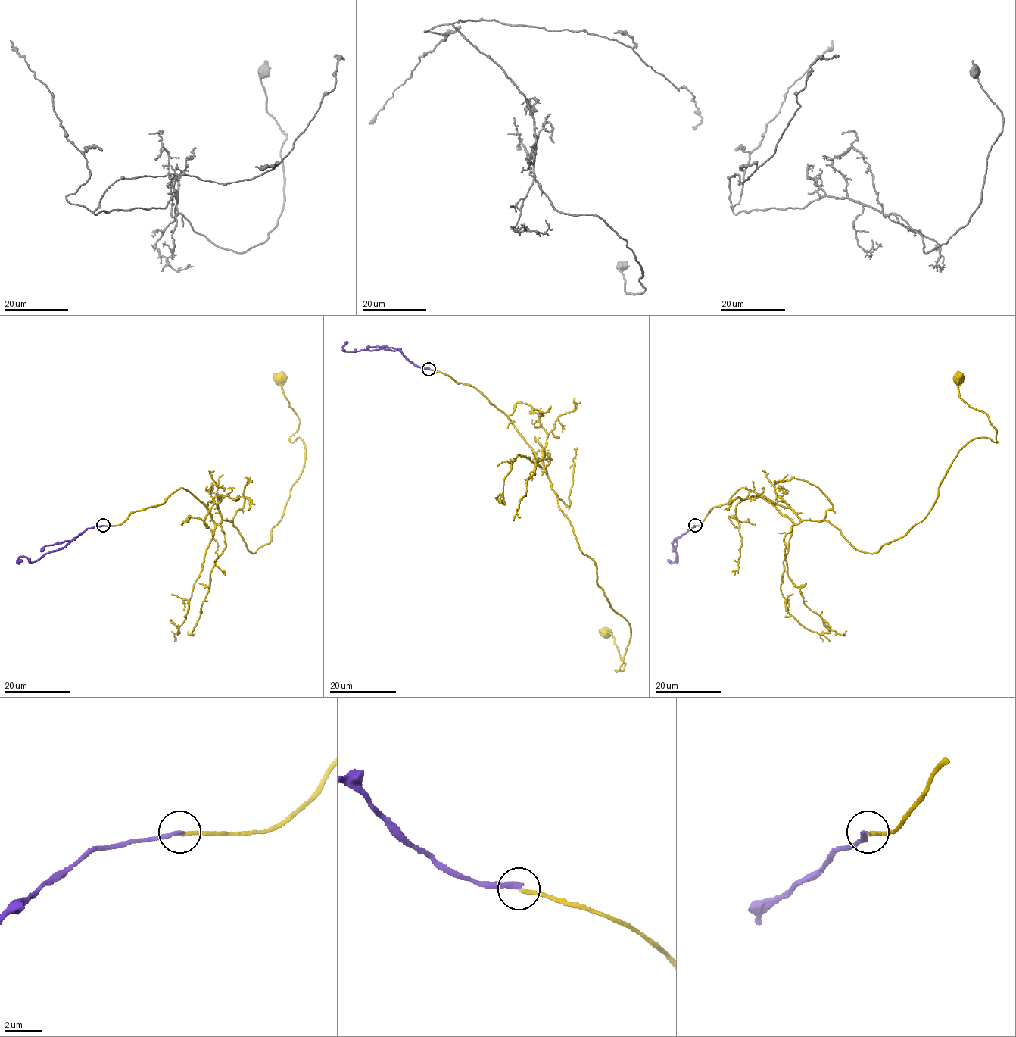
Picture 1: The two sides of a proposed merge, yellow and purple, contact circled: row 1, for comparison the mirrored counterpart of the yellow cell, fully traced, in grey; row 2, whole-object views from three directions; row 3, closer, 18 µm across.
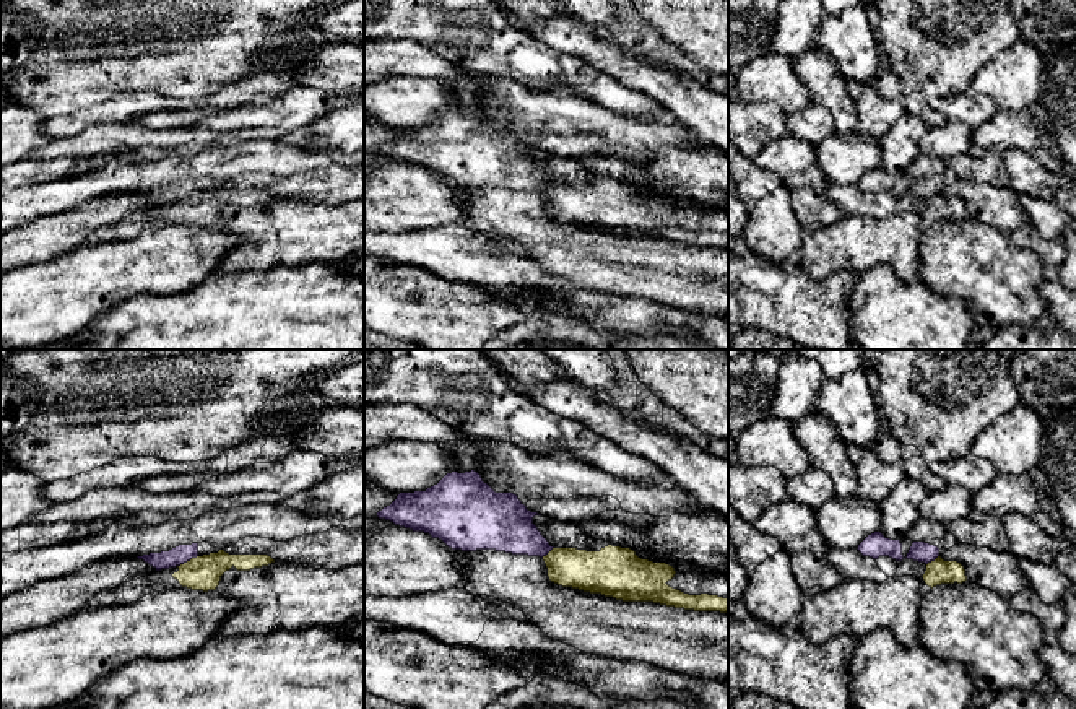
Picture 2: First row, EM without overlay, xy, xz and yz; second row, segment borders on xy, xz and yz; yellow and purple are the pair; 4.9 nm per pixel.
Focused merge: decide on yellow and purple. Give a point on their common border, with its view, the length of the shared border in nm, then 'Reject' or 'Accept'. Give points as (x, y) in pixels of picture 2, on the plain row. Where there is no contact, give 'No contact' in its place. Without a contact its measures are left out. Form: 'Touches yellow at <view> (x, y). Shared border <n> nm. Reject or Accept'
Touches yellow at xy (187, 197). Shared border 120 nm. Reject

